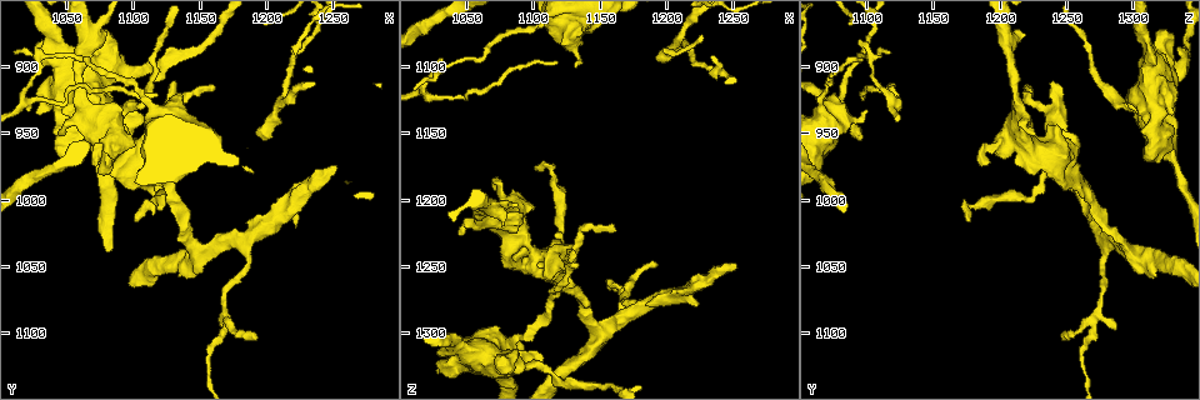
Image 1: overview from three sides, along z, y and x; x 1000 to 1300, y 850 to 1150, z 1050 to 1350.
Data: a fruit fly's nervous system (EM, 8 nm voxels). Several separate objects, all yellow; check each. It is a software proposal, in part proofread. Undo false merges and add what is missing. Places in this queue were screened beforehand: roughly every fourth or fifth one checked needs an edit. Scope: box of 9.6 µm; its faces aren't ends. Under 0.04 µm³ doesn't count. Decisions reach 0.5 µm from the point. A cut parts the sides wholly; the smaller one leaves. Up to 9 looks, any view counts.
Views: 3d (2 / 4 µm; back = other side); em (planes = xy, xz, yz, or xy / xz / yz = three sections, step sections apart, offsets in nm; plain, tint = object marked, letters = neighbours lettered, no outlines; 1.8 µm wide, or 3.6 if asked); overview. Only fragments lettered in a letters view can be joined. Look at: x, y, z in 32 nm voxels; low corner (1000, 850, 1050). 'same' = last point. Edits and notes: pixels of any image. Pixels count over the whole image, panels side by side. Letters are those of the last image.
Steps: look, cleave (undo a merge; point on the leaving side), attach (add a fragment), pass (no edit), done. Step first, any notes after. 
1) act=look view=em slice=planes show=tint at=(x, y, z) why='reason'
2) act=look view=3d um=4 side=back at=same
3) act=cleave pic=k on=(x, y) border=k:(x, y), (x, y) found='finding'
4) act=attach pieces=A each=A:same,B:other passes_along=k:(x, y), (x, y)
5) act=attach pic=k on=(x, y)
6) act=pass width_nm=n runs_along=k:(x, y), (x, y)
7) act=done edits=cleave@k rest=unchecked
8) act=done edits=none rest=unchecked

act=look view=em slice=xy step=8 show=letters at=(1252, 972, 1250) why='branch stops here'

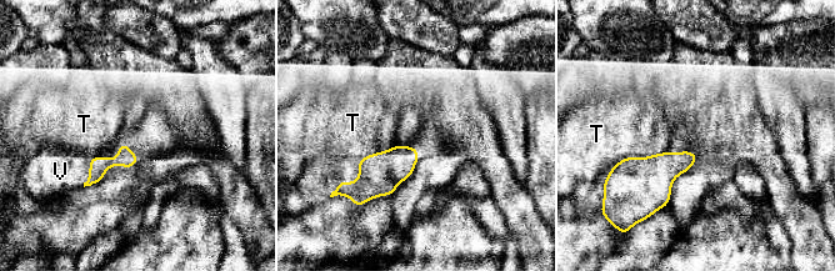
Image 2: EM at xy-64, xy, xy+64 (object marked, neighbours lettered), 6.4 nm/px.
act=attach pieces=V each=T:other,V:same found='the neuron continues'

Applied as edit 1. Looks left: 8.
act=look view=3d um=4 at=(1134, 932, 1100)

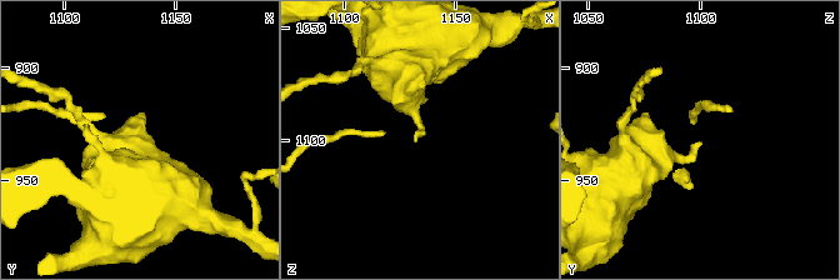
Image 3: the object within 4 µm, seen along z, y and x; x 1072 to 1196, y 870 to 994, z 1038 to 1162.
act=look view=em um=3.6 slice=planes show=letters at=(1131, 932, 1101)

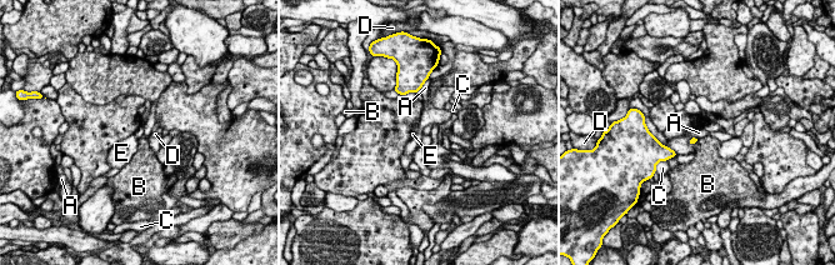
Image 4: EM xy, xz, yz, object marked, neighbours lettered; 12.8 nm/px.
act=pass each=A:other,B:other,C:other,D:other,E:other border=4:(691, 136), (698, 139) found='no lettered fragment goes on from it'

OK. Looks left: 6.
act=look view=em slice=yz step=16 show=tint at=(1036, 892, 1100) why='sharp bend'

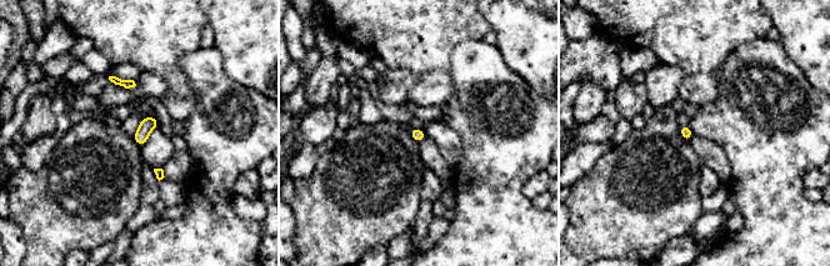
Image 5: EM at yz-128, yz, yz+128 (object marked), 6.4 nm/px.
act=look view=em slice=planes show=letters at=same

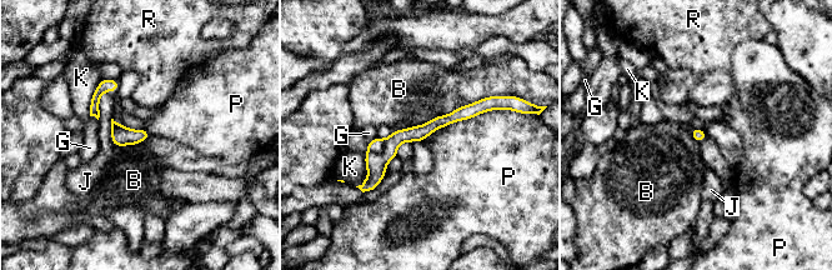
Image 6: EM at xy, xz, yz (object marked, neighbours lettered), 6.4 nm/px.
act=cleave pic=6 on=(376, 164) each=B:other,G:other,J:other,K:other,P:other,R:other part_leaving=6:(489, 105), (402, 135), (366, 185) found='two neurons meet here'

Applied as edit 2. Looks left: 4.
act=look view=overview

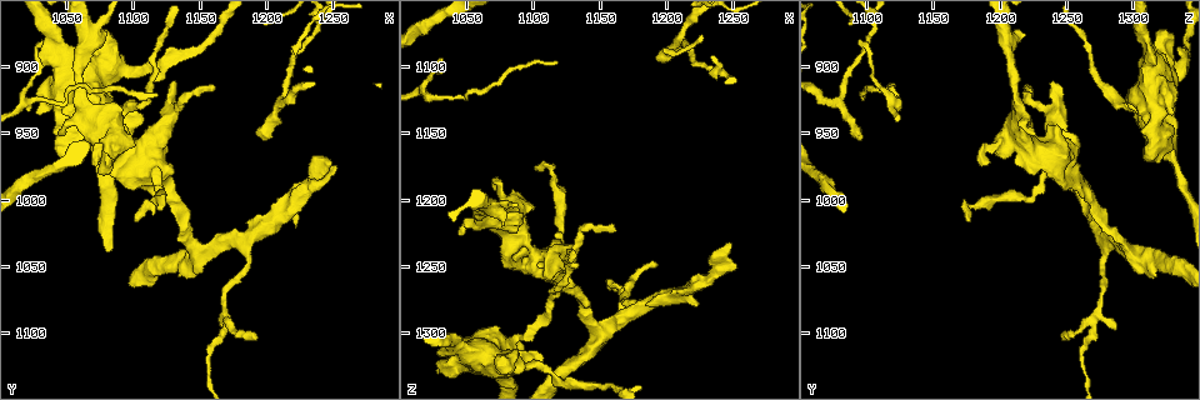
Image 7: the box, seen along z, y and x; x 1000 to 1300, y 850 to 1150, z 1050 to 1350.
act=look view=em slice=planes show=letters at=(1210, 928, 1080) why='arms part here'

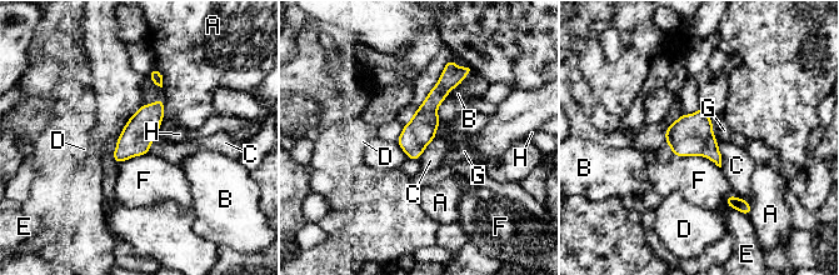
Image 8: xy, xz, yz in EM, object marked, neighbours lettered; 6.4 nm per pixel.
act=pass width_nm=190 each=A:other,B:other,C:other,D:other,E:other,F:other,G:other,H:other border=8:(713, 123), (722, 166) found='one neuron here'

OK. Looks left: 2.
act=done edits=attach@2,cleave@6 rest=unchecked

